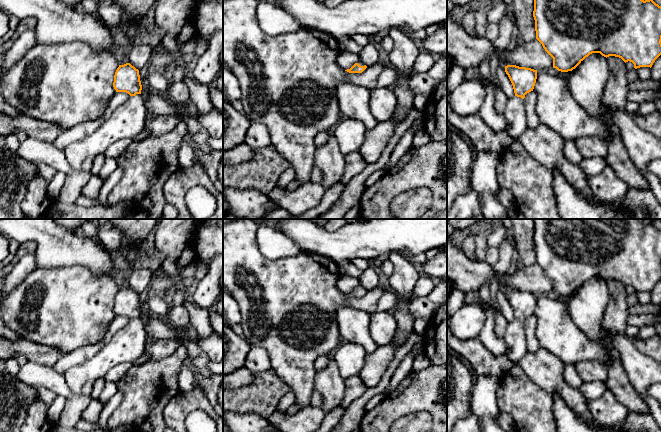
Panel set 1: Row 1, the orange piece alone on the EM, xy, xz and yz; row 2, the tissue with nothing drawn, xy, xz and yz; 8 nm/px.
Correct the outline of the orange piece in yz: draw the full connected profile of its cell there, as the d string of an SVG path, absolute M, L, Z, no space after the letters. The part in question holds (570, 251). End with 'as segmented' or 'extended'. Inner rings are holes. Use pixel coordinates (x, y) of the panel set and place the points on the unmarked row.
M533 219L533 222L536 263L553 282L553 292L558 295L572 295L592 277L630 285L635 293L651 292L661 279L661 230L652 222L645 225L639 219Z; as segmented

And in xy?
M130 287L119 289L114 299L113 311L116 316L126 316L130 319L129 323L114 334L112 339L91 359L80 365L69 368L63 375L72 394L80 394L83 385L88 381L95 381L105 378L107 372L117 364L124 362L135 362L144 352L146 343L146 332L141 321L142 309L139 294Z; extended

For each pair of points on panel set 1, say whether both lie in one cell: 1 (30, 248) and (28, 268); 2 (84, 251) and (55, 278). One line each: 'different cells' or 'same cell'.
1: different cells
2: different cells

